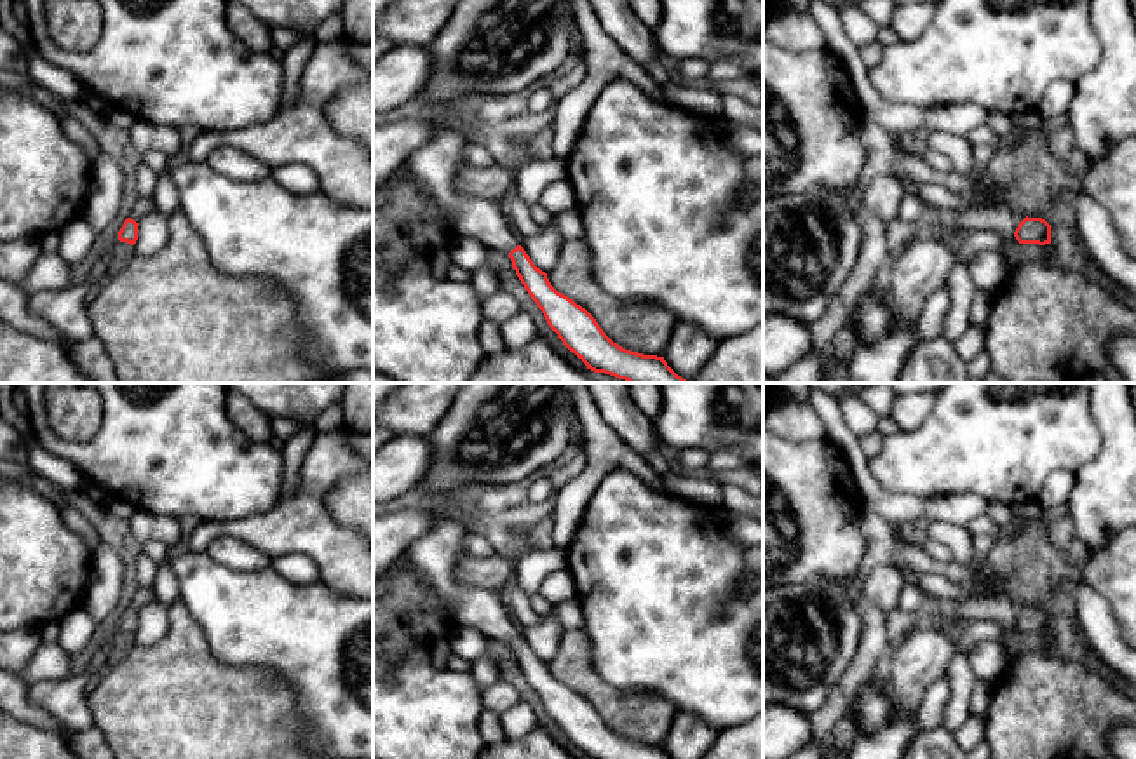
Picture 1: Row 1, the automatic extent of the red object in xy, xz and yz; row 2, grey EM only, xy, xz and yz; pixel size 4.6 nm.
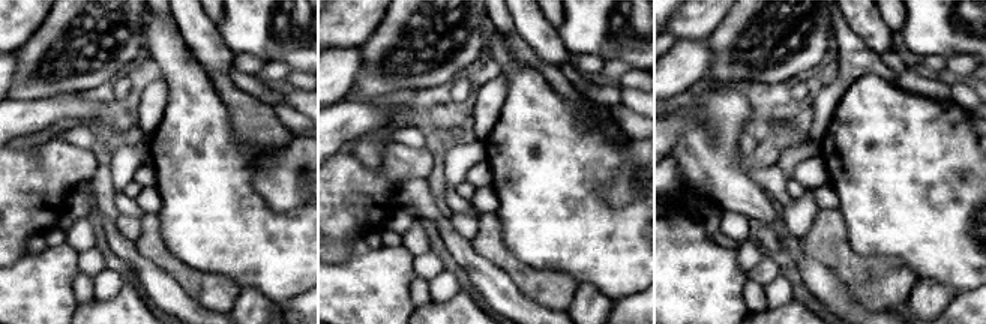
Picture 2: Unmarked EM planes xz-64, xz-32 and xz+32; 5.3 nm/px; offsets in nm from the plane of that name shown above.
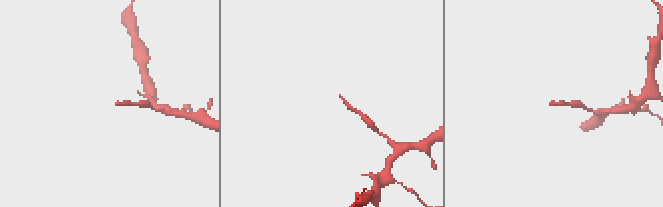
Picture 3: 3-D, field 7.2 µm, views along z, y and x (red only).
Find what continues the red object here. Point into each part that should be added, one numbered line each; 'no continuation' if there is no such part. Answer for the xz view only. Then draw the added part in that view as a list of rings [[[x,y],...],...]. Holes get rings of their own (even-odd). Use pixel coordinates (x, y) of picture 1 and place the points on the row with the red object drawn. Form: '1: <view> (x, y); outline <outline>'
1: xz (434, 167); outline [[[458,103],[437,106],[437,136],[415,150],[396,174],[436,202],[455,238],[470,238],[491,251],[509,254],[519,245],[509,219],[493,200],[474,198],[456,190],[458,171],[467,164],[465,148],[486,136],[476,111]]]

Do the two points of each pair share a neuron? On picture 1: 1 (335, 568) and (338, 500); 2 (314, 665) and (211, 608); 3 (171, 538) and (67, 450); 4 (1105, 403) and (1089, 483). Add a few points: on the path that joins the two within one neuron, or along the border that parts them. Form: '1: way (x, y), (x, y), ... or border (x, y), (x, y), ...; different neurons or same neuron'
1: border (338, 481), (326, 495), (326, 509), (354, 531); different neurons
2: way (288, 639), (272, 624), (250, 618), (237, 610); same neuron
3: border (136, 509), (169, 514), (176, 519); different neurons
4: way (1112, 422), (1112, 460), (1108, 463); same neuron

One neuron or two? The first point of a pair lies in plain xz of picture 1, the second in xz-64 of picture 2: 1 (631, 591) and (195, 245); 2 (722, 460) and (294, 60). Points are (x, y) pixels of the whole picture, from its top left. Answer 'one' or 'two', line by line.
1: one
2: two

